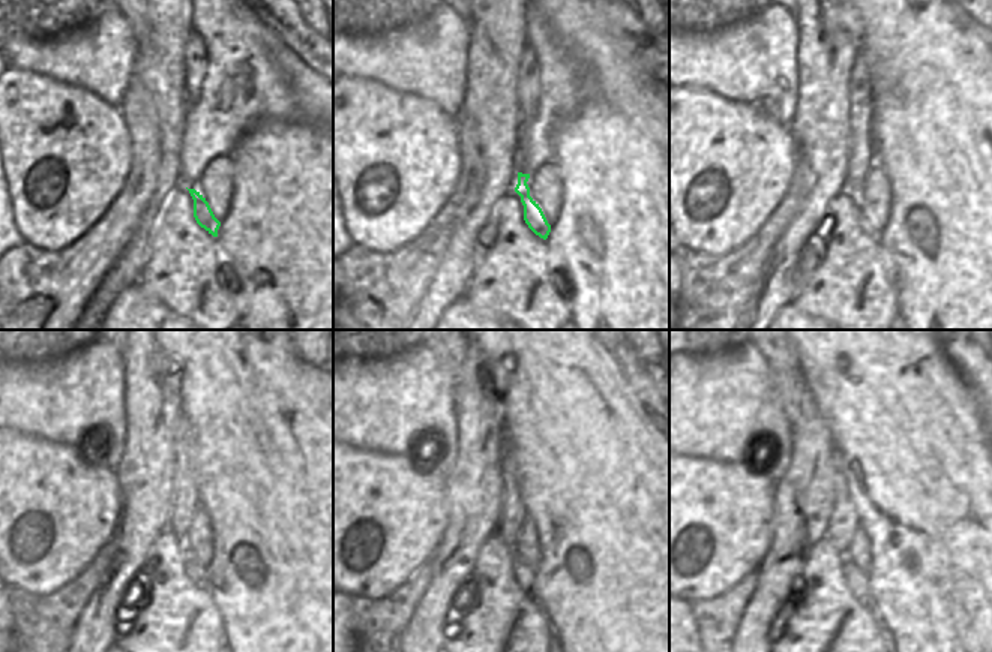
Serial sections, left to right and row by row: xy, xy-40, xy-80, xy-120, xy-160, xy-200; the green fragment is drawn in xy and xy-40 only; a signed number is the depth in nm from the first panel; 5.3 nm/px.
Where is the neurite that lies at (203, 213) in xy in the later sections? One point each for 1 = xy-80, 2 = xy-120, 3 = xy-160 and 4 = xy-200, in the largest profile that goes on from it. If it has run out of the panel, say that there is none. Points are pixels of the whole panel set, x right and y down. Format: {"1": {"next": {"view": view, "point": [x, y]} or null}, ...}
{"1": {"next": {"view": "xy-80", "point": [865, 222]}}, "2": {"next": {"view": "xy-120", "point": [192, 567]}}, "3": {"next": {"view": "xy-160", "point": [526, 574]}}, "4": {"next": {"view": "xy-200", "point": [857, 579]}}}

